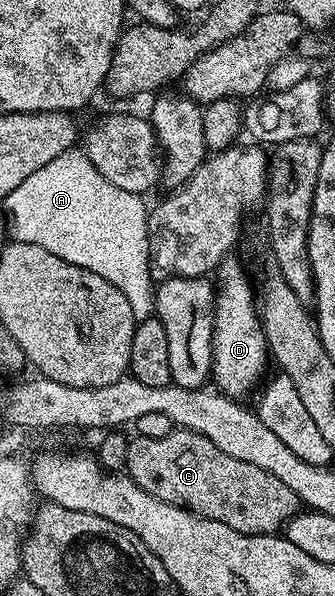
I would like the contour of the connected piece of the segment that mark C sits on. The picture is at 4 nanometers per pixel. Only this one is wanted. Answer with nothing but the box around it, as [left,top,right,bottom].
[125,429,299,535]

